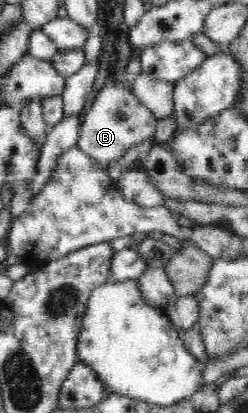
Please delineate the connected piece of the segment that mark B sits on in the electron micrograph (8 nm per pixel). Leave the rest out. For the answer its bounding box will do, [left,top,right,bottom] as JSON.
[77,77,171,166]

